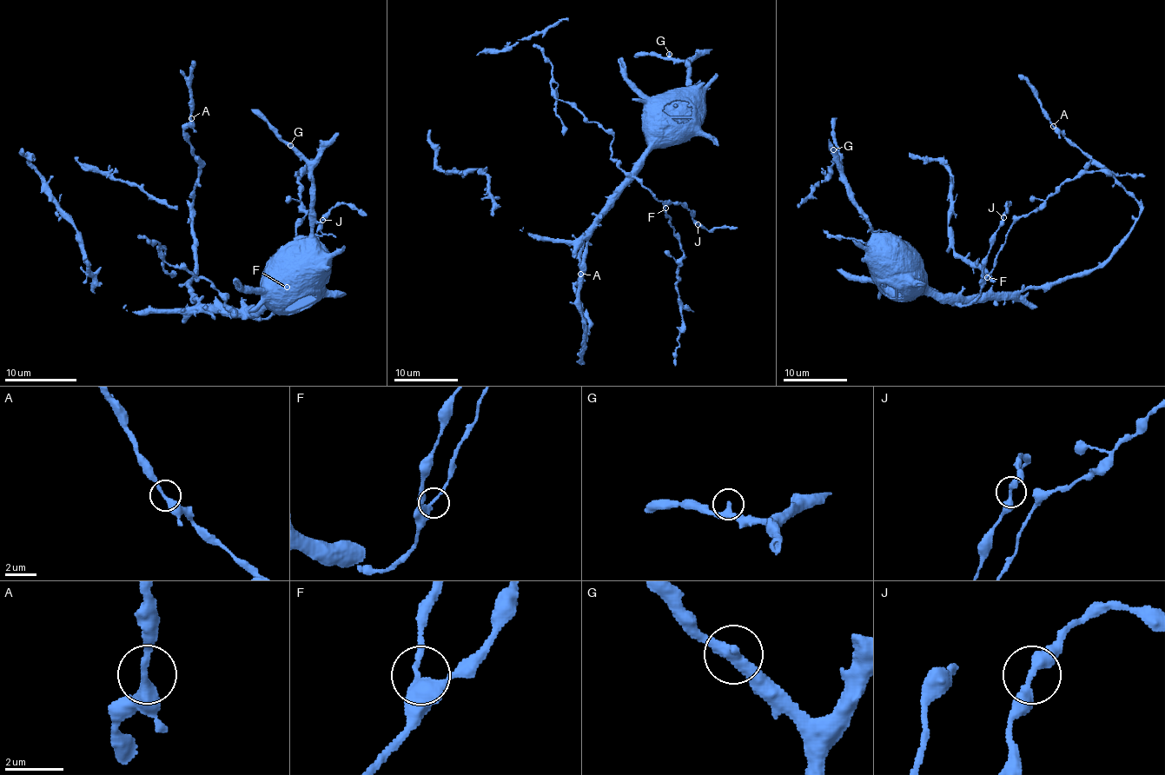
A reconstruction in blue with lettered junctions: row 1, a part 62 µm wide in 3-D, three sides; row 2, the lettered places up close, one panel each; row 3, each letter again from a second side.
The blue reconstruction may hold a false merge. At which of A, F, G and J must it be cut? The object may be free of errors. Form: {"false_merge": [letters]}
{"false_merge": []}

